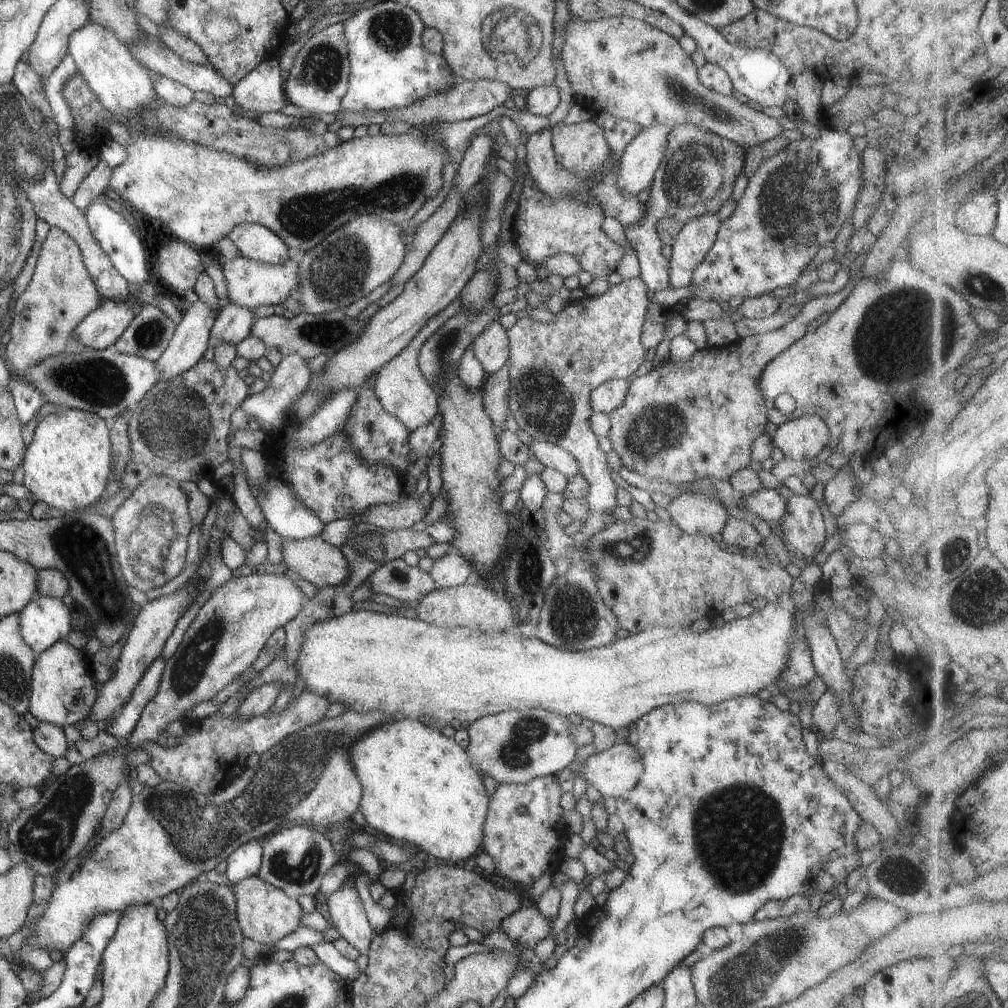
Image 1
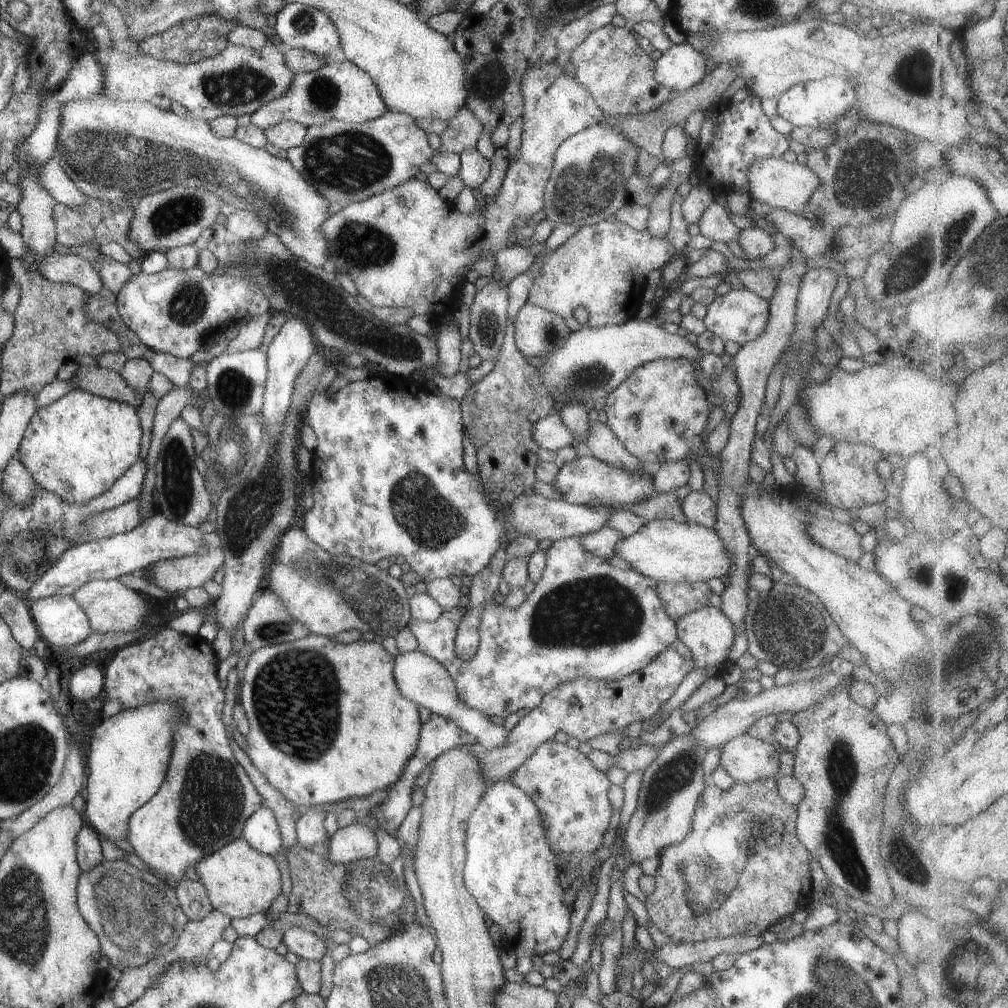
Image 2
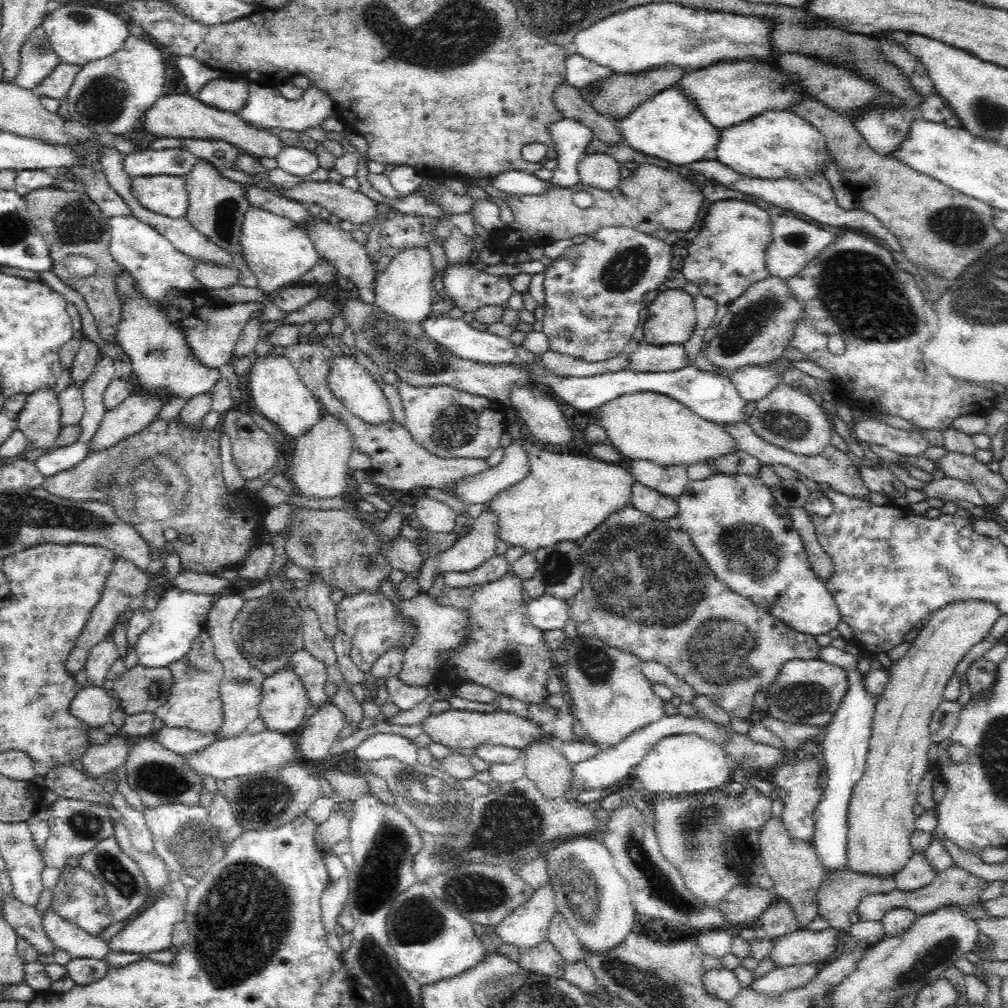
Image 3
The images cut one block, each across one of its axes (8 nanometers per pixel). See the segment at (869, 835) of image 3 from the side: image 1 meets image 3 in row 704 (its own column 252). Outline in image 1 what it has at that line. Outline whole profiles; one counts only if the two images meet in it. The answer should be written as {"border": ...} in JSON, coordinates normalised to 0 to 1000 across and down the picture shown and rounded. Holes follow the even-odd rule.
{"border":[[[255,868],[232,876],[230,882],[234,895],[233,911],[242,930],[258,936],[272,936],[296,920],[301,905],[295,892],[288,892],[280,883],[266,878]]]}

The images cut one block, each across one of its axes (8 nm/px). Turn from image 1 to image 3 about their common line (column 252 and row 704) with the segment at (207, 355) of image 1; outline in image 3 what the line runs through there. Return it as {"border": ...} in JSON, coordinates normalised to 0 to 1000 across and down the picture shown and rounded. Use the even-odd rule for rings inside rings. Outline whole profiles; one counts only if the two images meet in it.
{"border":[[[302,641],[296,643],[286,657],[285,662],[290,662],[294,672],[300,676],[305,687],[307,696],[312,700],[319,700],[326,696],[321,686],[323,677],[323,662],[318,655],[312,653]]]}

